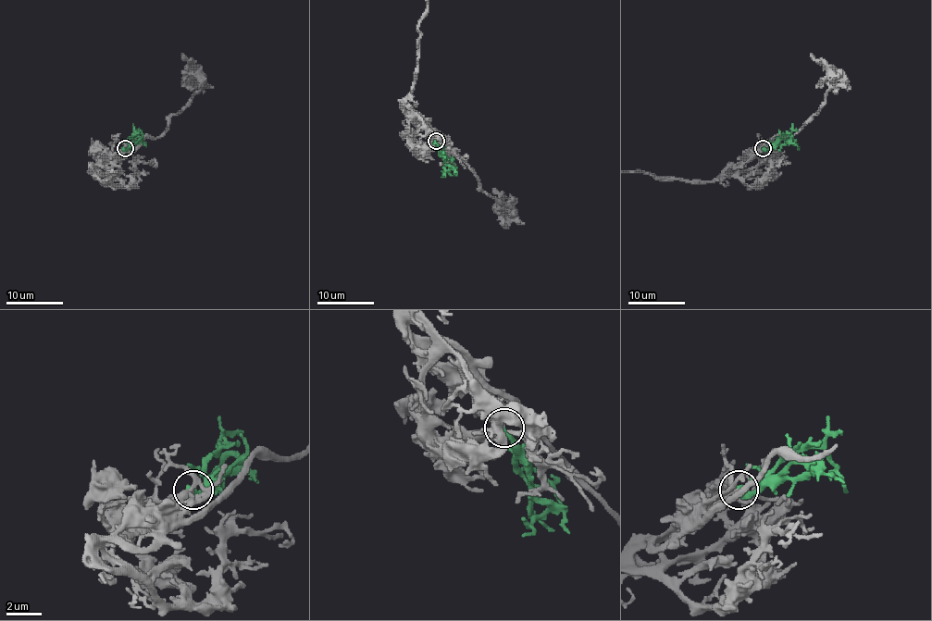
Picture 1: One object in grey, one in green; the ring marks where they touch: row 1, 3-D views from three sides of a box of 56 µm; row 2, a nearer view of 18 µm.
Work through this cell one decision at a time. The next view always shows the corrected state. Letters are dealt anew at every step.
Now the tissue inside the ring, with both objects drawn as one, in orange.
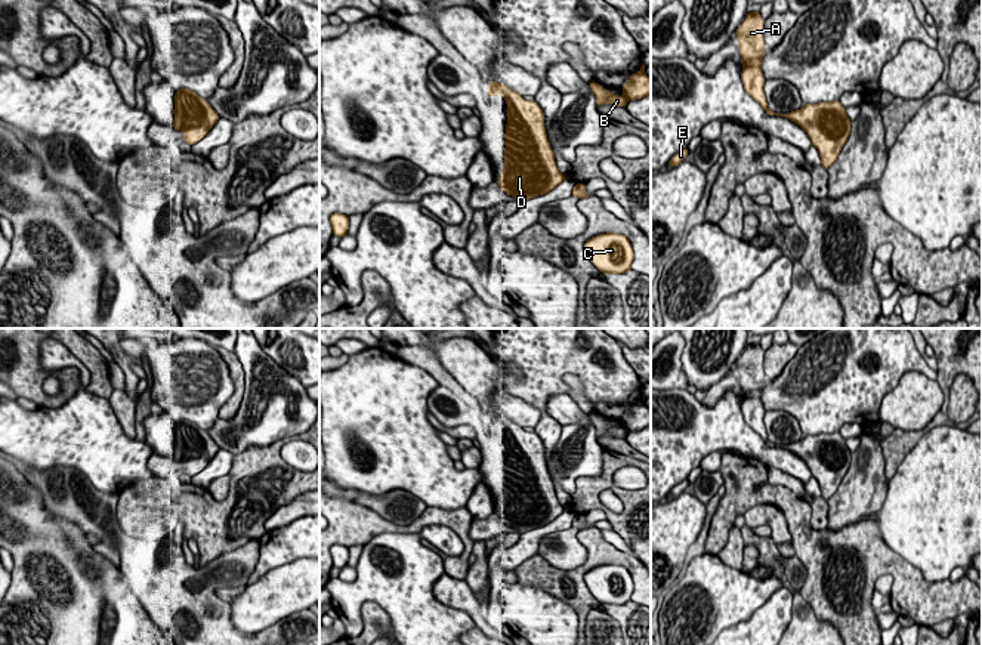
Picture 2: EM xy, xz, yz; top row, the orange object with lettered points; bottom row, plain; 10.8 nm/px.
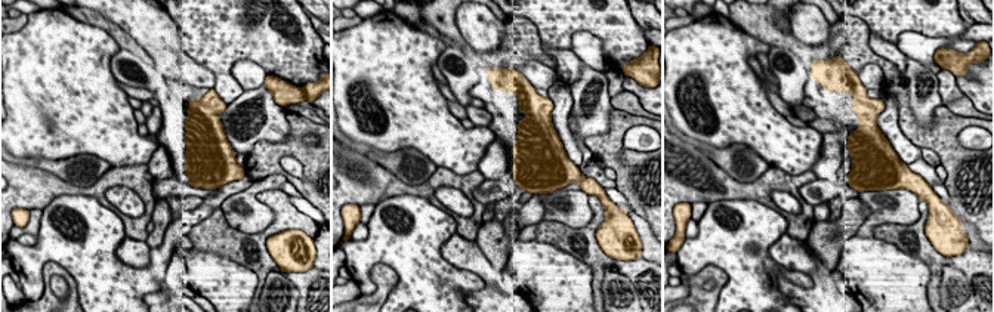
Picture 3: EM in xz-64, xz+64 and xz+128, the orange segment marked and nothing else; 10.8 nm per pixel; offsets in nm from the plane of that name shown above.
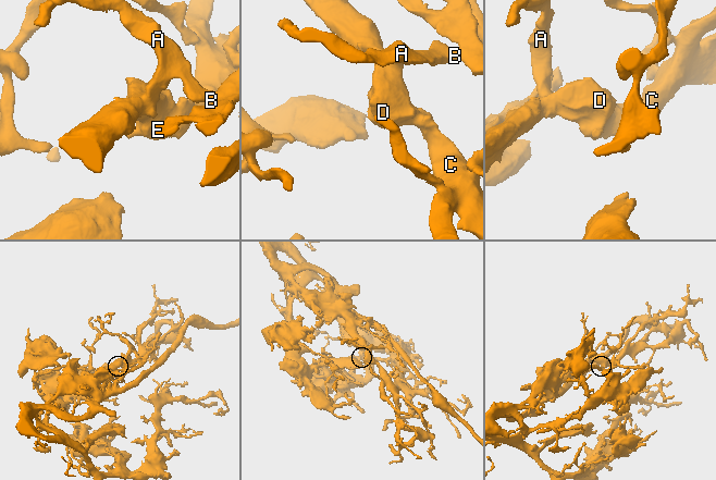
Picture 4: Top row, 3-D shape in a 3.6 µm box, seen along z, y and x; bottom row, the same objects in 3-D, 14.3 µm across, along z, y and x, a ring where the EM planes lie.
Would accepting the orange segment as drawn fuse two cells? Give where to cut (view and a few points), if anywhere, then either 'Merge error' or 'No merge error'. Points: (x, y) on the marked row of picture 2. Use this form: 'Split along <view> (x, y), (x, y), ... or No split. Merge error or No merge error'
No split. No merge error

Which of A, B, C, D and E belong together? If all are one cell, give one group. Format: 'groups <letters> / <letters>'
groups A B C D E

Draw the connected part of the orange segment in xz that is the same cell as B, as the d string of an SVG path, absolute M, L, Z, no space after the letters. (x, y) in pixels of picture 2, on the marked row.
M642 64L640 71L631 74L629 80L624 81L623 96L612 95L611 90L605 90L596 81L590 81L590 90L596 96L597 108L606 102L626 108L629 99L636 101L651 95L651 78L646 75L645 65Z

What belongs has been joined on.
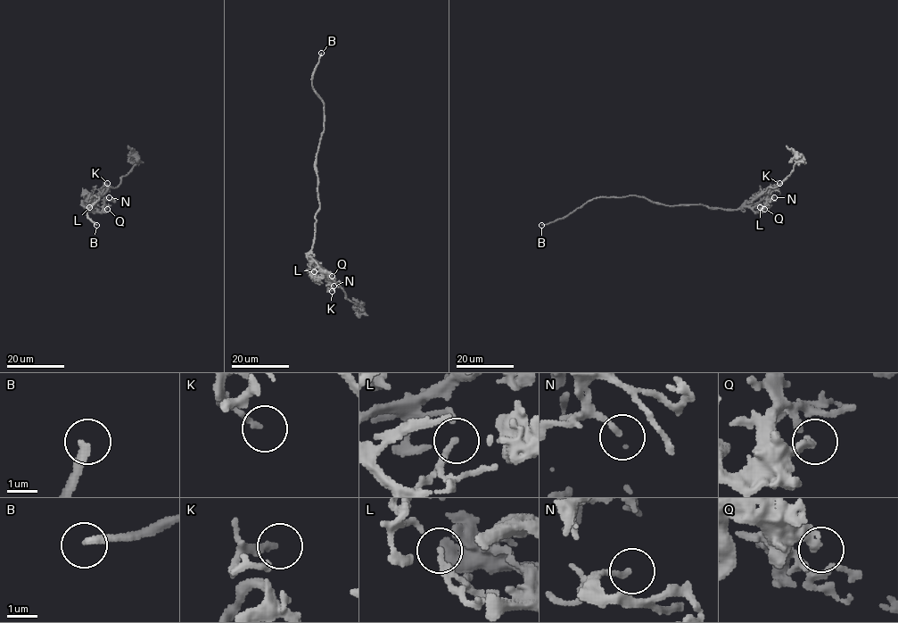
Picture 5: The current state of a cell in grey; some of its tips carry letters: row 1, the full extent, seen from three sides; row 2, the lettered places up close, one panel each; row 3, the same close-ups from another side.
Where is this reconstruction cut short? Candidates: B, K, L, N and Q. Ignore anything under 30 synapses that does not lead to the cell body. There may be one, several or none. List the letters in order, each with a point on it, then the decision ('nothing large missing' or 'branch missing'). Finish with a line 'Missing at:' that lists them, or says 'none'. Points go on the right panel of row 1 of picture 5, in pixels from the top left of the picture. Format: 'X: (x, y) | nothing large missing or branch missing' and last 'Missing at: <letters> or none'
B: (541, 225) | nothing large missing
K: (779, 183) | nothing large missing
L: (760, 207) | nothing large missing
N: (774, 197) | nothing large missing
Q: (764, 209) | nothing large missing
Missing at: none

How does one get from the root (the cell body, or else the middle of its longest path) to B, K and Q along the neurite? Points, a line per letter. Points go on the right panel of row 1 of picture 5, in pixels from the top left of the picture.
B: (694, 205), (665, 205), (636, 195), (596, 197), (567, 215), (541, 225)
K: (694, 205), (737, 209), (779, 183)
Q: (694, 205), (726, 209), (749, 206), (755, 212), (764, 209)

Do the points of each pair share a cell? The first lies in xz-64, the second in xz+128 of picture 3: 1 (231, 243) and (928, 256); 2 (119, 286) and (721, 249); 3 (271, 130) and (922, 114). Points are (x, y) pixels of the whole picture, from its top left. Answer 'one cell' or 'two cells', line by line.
1: one cell
2: one cell
3: one cell

